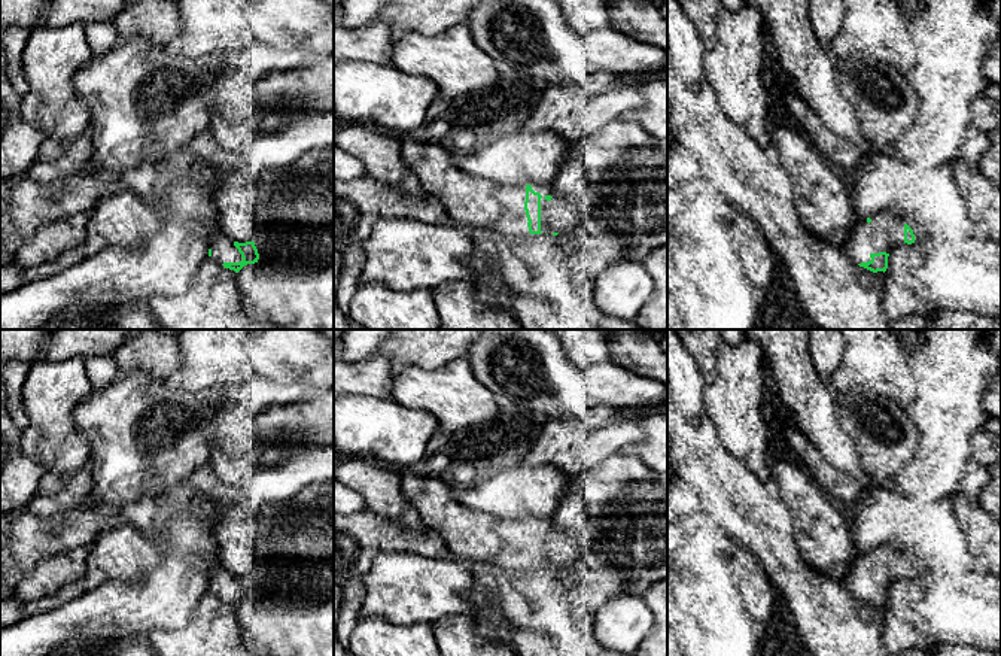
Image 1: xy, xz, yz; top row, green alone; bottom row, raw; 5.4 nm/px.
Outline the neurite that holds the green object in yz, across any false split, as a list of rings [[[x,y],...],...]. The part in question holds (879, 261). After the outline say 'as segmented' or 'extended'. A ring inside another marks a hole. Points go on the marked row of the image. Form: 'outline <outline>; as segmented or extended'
outline [[[882,210],[861,219],[842,249],[857,265],[883,276],[892,247],[915,240],[913,230],[904,219]]]; extended

